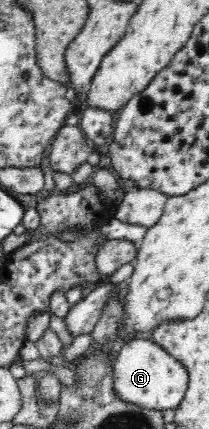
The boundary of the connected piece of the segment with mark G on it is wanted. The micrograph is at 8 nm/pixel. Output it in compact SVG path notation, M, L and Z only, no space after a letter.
M136 337L119 346L114 360L114 391L120 399L149 410L176 409L188 388L188 371L176 357L149 339Z

